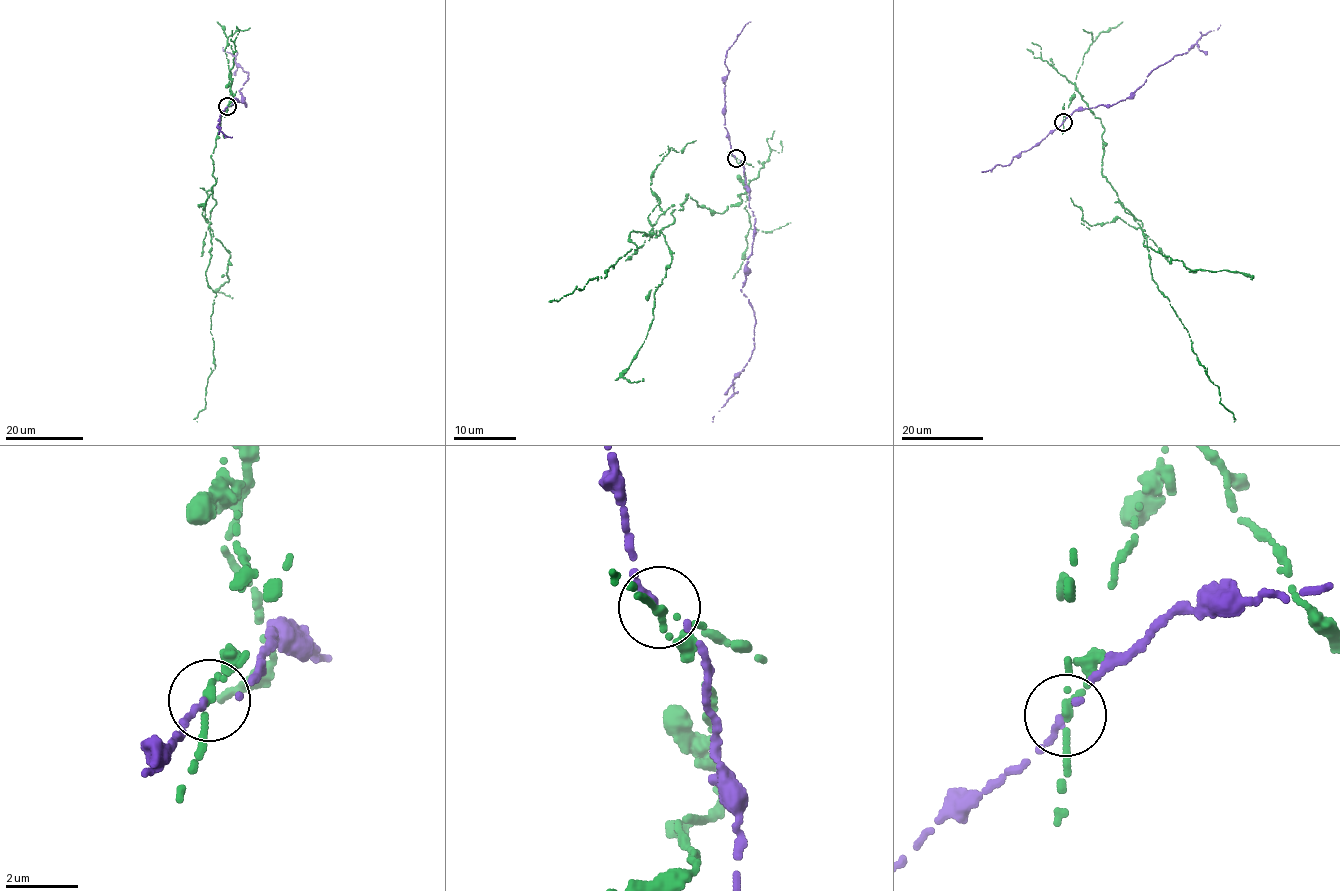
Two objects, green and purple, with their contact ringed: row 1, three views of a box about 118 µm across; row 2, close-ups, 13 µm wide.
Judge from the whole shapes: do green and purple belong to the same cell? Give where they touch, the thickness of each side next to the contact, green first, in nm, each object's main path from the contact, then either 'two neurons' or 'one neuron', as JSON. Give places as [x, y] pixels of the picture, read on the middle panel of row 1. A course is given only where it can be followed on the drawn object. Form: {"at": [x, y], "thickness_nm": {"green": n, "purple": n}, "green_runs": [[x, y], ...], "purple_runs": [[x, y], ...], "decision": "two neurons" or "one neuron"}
{"at": [736, 158], "thickness_nm": {"green": 190, "purple": 200}, "green_runs": [[735, 158], [742, 201], [711, 215], [687, 193], [652, 236], [628, 235], [636, 248], [606, 275], [554, 298]], "purple_runs": [[735, 158], [744, 167], [756, 218], [741, 290], [754, 310], [755, 336], [734, 391], [712, 421]], "decision": "two neurons"}

